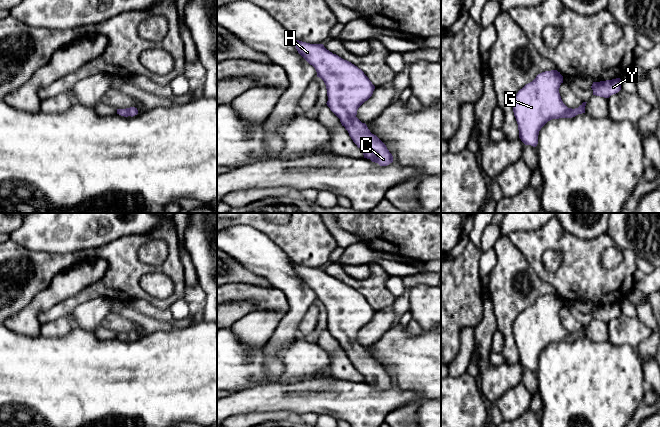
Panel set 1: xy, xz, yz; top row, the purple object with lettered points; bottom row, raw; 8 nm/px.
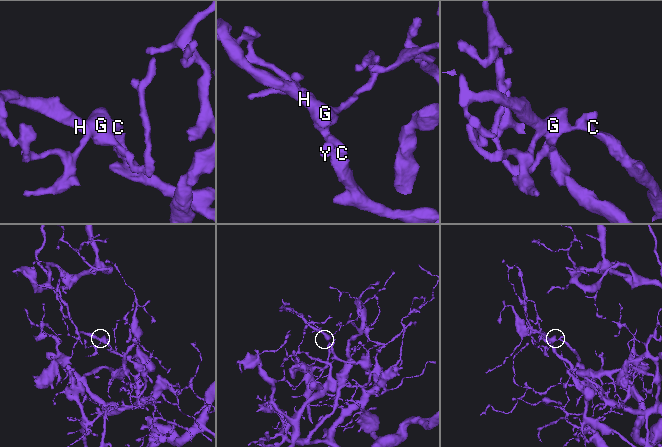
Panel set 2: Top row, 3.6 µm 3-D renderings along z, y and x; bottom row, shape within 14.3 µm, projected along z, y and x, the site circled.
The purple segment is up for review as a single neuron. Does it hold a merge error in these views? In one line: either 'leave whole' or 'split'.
leave whole

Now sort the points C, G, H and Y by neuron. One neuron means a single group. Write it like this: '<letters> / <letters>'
C G H Y

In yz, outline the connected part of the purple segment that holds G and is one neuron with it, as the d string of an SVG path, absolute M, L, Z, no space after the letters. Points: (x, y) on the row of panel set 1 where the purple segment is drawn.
M557 70L545 71L526 84L518 91L513 100L513 112L518 124L519 138L525 145L536 147L541 128L552 119L572 118L585 113L587 102L583 102L578 108L568 108L562 101L559 88L563 83L563 76Z

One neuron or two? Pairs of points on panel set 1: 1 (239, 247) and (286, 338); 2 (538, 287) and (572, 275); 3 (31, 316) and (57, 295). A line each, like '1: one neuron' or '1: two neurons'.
1: one neuron
2: two neurons
3: one neuron

